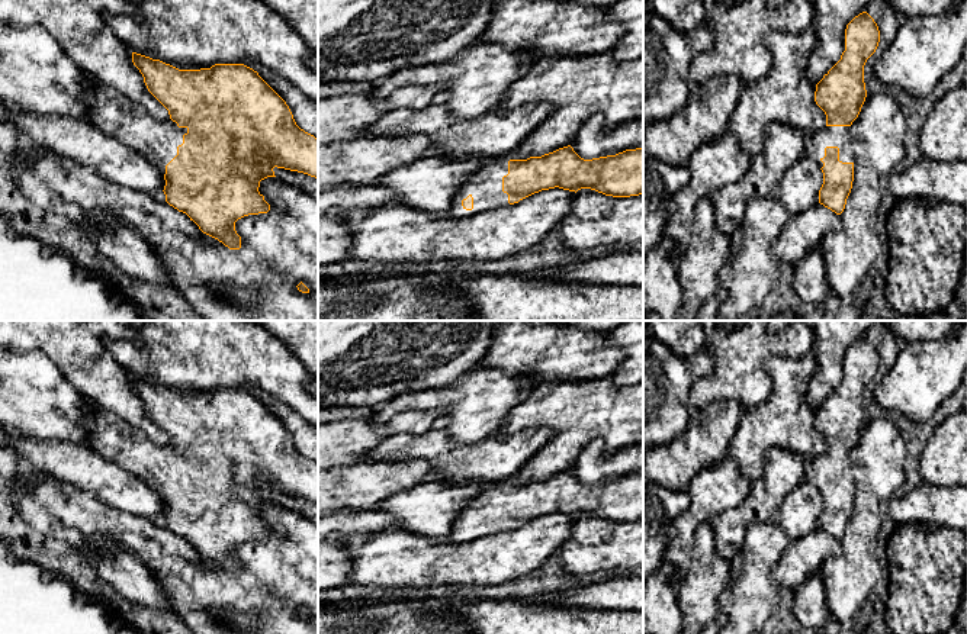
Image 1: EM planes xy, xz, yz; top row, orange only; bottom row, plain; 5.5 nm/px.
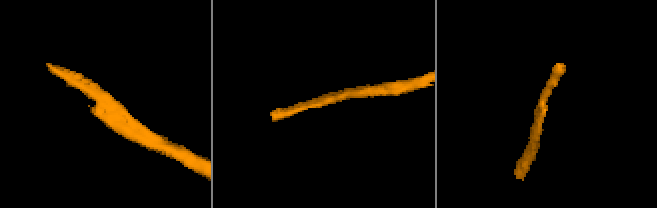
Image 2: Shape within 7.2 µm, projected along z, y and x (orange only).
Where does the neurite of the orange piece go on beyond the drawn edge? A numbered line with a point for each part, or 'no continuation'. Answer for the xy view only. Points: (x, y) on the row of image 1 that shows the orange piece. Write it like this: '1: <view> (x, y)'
1: xy (157, 140)

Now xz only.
1: xz (485, 184)

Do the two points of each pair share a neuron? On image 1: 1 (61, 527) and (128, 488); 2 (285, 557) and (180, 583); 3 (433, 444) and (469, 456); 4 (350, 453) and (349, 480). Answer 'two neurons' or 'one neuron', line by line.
1: two neurons
2: one neuron
3: one neuron
4: two neurons

